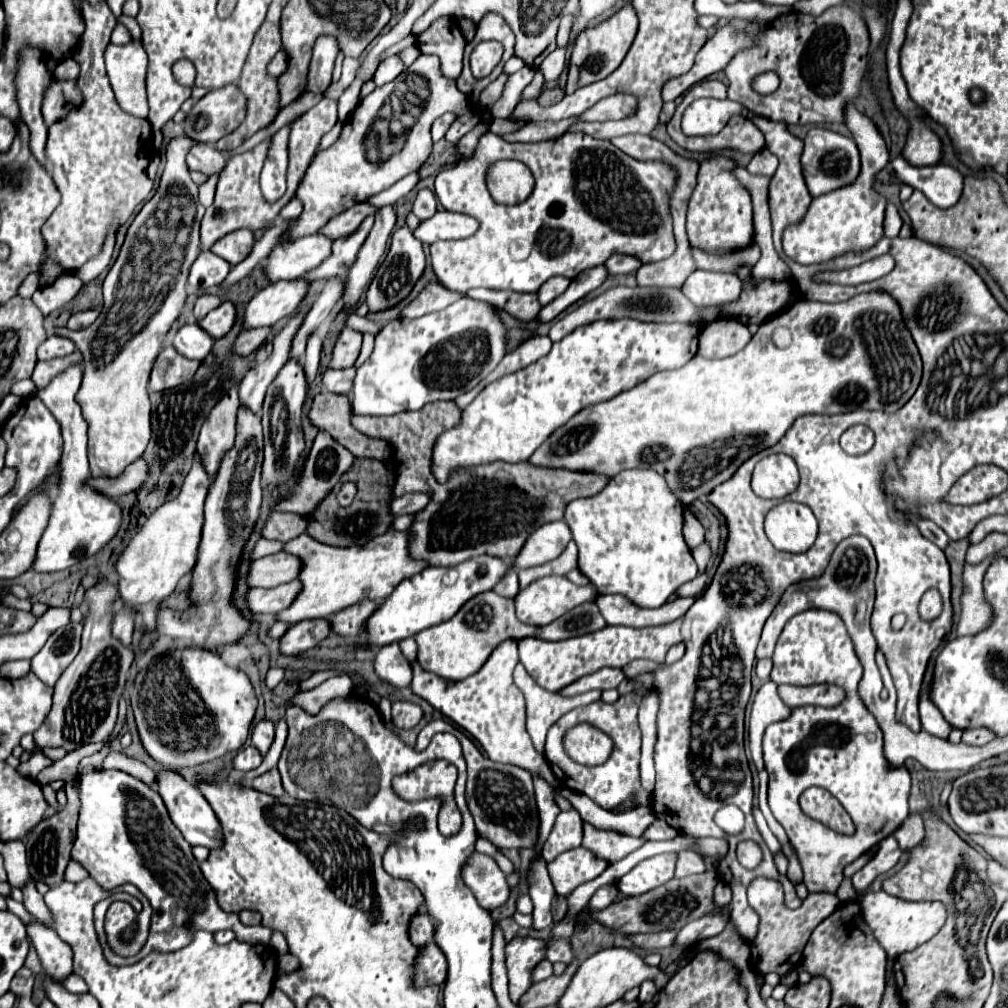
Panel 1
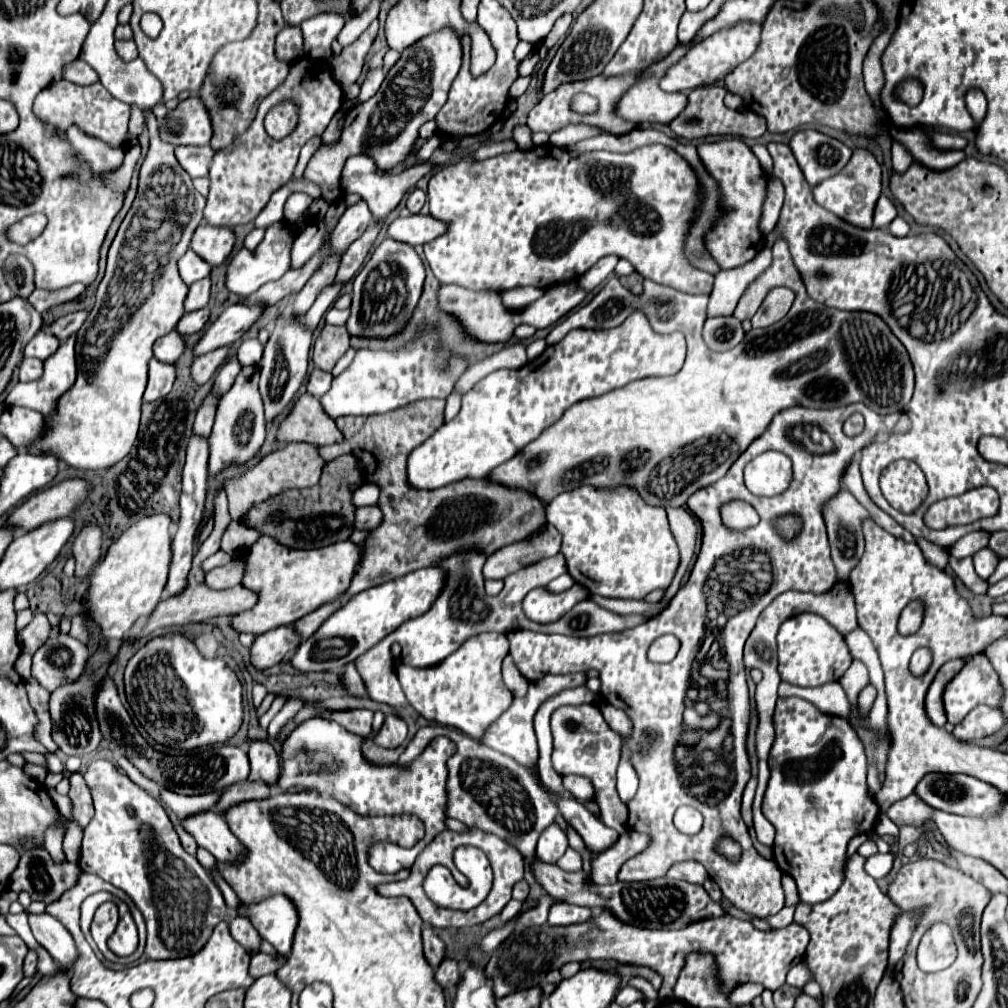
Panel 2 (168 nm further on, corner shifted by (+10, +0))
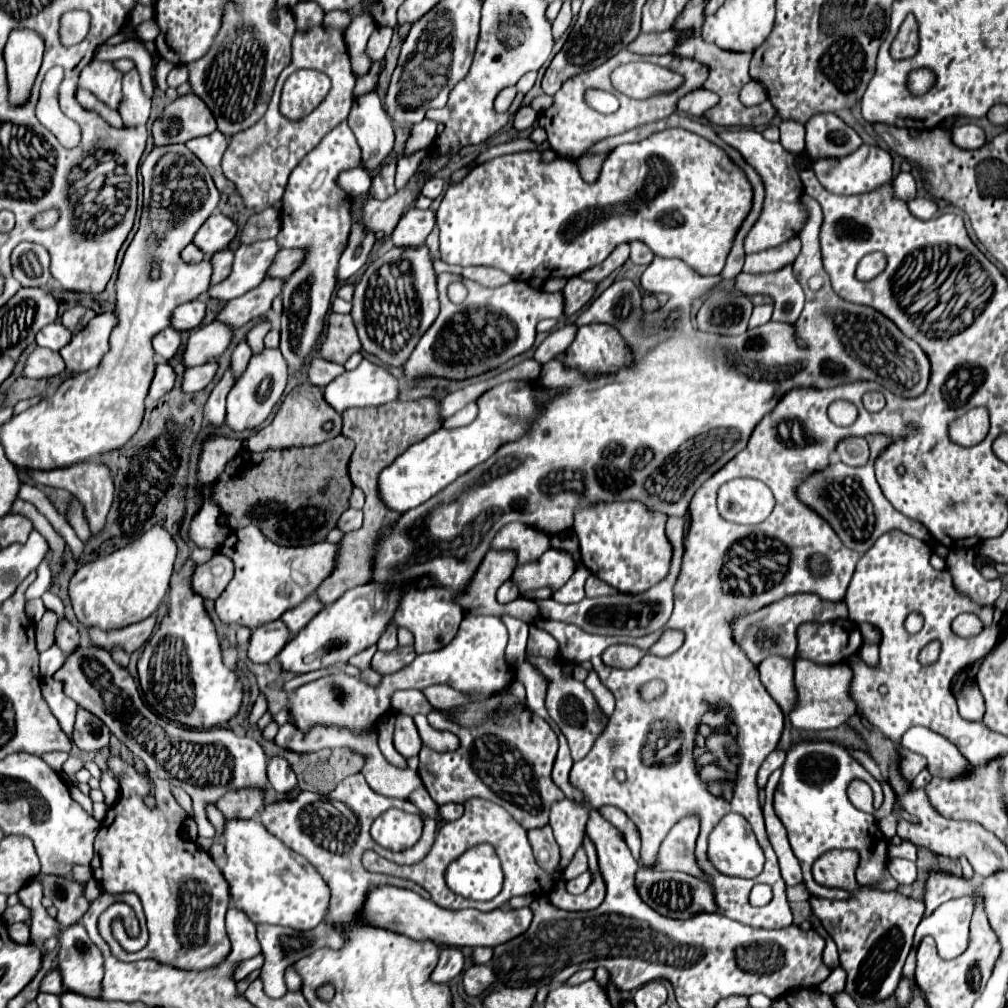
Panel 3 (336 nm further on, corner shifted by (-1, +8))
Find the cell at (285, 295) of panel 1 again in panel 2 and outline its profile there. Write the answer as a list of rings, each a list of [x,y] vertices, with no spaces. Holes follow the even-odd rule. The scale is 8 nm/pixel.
[[[243,301],[231,305],[207,329],[207,333],[195,347],[195,355],[203,355],[217,347],[239,341],[251,329],[251,325],[257,323],[257,319],[263,315],[263,311],[265,311],[265,305],[243,305]]]

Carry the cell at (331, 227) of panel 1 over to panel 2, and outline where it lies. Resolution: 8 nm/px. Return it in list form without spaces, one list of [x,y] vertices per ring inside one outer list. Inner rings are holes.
[[[323,219],[313,221],[311,225],[307,225],[307,229],[303,229],[303,233],[297,233],[295,237],[295,245],[291,251],[291,267],[301,267],[319,247],[321,241],[327,233],[327,225],[323,225]]]

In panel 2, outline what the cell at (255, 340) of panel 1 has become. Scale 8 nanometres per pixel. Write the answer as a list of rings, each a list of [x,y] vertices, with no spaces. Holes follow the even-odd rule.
[[[219,347],[211,353],[205,353],[203,357],[197,357],[193,361],[193,379],[197,383],[205,383],[227,361],[227,357],[229,357],[229,347]]]

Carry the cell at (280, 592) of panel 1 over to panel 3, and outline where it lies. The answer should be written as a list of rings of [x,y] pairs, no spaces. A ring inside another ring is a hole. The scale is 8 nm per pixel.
[[[148,617],[140,623],[128,625],[118,631],[100,631],[100,629],[92,627],[92,629],[88,629],[88,637],[94,645],[98,645],[102,649],[112,651],[114,647],[120,647],[126,653],[132,653],[132,651],[140,649],[150,639],[154,627],[156,627],[156,617]]]

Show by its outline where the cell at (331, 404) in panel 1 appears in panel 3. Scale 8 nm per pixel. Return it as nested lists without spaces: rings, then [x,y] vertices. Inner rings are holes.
[[[304,383],[294,387],[286,399],[282,401],[278,413],[274,415],[272,423],[258,429],[252,437],[248,437],[244,441],[246,449],[250,451],[266,451],[266,449],[284,449],[284,447],[300,447],[300,445],[318,445],[326,439],[332,439],[340,433],[342,427],[342,417],[340,413],[336,413],[334,409],[330,409],[330,405],[326,405],[324,397],[322,397],[322,389],[314,387],[312,383]],[[332,423],[332,429],[326,431],[324,425]]]

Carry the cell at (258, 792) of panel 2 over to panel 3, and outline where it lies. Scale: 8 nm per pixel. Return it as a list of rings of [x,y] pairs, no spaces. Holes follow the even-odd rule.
[[[240,789],[226,793],[214,805],[226,819],[252,819],[264,803],[264,793],[258,789]]]

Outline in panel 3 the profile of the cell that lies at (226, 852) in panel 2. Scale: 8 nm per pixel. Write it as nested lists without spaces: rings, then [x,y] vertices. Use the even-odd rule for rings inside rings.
[[[260,819],[226,821],[224,843],[228,863],[222,869],[222,875],[230,885],[234,907],[244,911],[250,921],[256,925],[286,925],[309,931],[326,917],[330,889],[322,875],[302,855],[294,853],[278,837],[266,831]]]

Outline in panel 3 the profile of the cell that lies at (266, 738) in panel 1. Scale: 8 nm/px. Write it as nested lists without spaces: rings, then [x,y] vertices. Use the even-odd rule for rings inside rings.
[[[272,757],[268,761],[268,779],[270,779],[270,785],[278,793],[290,793],[298,787],[294,771],[290,769],[288,761],[282,759],[282,757]]]

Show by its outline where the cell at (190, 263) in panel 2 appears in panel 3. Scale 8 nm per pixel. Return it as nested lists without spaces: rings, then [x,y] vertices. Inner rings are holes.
[[[190,243],[190,245],[186,245],[184,249],[182,249],[182,259],[186,261],[186,263],[198,263],[198,261],[202,261],[204,259],[204,253],[194,245],[194,243]]]

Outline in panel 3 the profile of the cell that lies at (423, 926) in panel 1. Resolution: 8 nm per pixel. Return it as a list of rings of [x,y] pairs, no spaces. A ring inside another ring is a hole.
[[[442,949],[440,951],[440,961],[432,971],[432,981],[434,983],[442,983],[442,985],[450,985],[452,979],[462,971],[464,967],[464,957],[458,949]]]

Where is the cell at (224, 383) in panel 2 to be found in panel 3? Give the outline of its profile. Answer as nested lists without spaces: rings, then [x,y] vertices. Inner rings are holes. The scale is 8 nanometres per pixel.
[[[268,319],[256,323],[256,325],[250,329],[250,333],[248,333],[248,343],[250,343],[250,347],[254,347],[254,349],[252,349],[254,353],[260,353],[260,351],[264,349],[264,337],[266,337],[266,333],[268,333],[270,329],[272,329],[272,323],[270,323]]]

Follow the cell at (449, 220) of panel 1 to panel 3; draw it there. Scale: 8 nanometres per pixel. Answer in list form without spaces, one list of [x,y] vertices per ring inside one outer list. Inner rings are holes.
[[[408,209],[402,219],[398,221],[392,241],[394,247],[418,247],[424,243],[424,239],[430,235],[430,231],[436,225],[436,217],[430,209]]]

